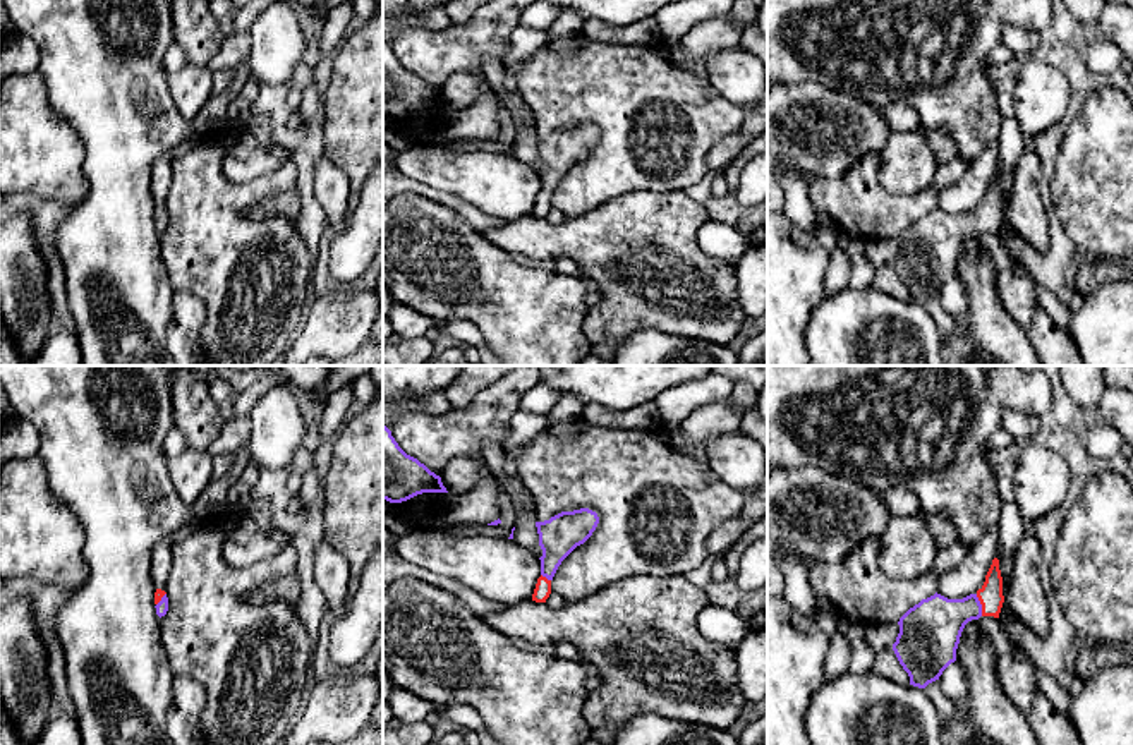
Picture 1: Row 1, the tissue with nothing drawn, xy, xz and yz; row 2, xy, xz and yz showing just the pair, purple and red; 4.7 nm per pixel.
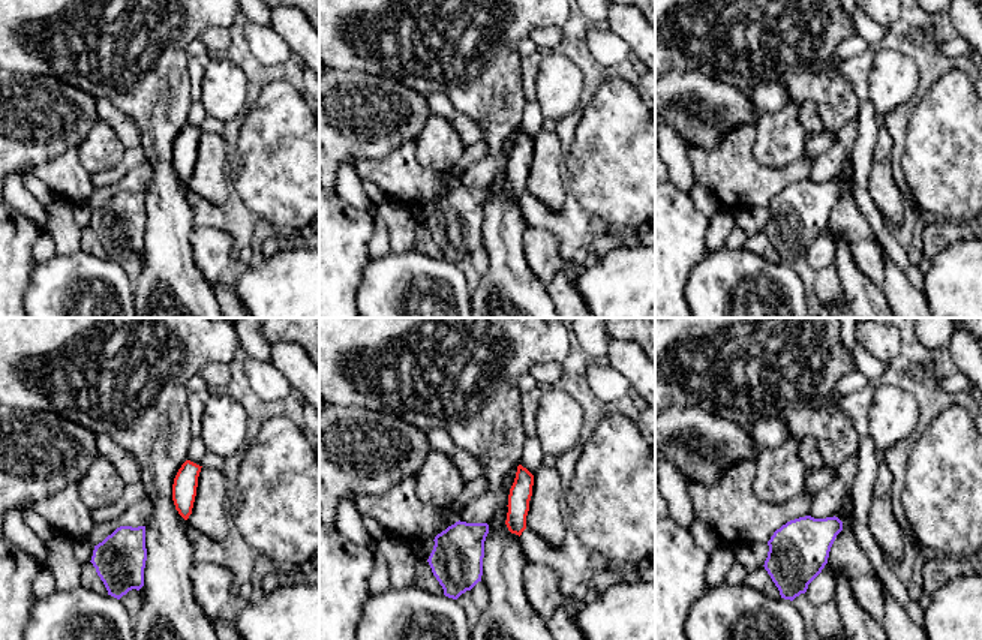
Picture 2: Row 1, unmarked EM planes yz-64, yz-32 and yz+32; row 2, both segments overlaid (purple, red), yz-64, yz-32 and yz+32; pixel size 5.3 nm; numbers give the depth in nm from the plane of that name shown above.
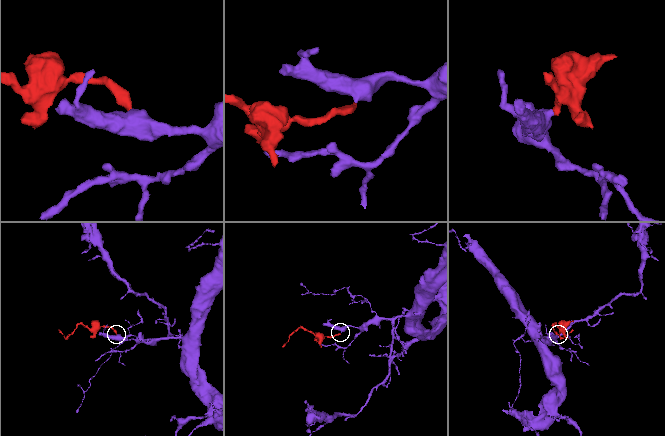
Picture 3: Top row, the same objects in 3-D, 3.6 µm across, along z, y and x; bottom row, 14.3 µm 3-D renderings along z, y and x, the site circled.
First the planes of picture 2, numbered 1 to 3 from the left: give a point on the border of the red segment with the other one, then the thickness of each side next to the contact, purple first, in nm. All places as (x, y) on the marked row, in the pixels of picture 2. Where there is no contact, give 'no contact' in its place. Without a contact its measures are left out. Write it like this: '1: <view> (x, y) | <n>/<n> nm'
1: no contact
2: no contact
3: no contact

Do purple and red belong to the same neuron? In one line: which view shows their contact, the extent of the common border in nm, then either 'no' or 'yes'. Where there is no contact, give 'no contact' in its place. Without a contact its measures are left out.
meets purple in yz; contact 110 nm long; yes

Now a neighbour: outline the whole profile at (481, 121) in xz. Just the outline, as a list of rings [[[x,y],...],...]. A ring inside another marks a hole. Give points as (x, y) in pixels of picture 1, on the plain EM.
[[[488,93],[474,105],[462,110],[451,110],[445,127],[438,134],[422,137],[422,144],[446,146],[455,139],[488,141],[500,134],[500,106],[498,93]]]

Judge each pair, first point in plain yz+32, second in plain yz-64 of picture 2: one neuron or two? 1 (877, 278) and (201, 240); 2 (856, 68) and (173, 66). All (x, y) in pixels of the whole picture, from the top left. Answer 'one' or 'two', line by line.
1: one
2: two

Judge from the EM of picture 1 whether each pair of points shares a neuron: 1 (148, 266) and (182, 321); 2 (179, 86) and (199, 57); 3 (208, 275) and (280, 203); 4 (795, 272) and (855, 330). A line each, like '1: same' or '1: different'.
1: different
2: different
3: different
4: different

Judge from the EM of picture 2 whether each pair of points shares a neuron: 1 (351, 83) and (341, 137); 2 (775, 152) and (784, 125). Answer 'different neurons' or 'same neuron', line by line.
1: same neuron
2: same neuron

